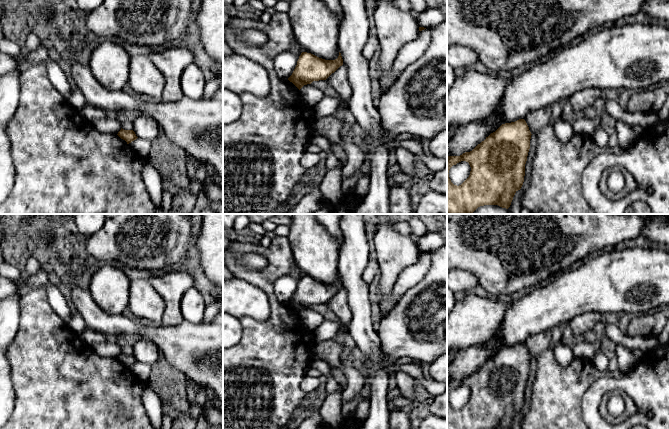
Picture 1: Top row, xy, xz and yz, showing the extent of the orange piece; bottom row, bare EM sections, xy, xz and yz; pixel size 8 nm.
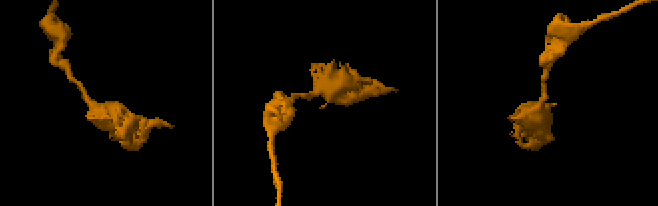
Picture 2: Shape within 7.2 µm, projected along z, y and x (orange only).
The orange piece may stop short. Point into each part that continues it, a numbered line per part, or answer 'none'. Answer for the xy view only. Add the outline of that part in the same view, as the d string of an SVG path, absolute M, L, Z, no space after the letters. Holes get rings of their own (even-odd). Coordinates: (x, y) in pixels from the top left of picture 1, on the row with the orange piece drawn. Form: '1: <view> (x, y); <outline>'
none

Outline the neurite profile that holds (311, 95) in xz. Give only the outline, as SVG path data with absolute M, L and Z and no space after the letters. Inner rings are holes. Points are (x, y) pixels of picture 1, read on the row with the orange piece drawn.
M312 84L304 85L300 89L300 94L303 101L310 107L315 106L325 96L321 90Z

